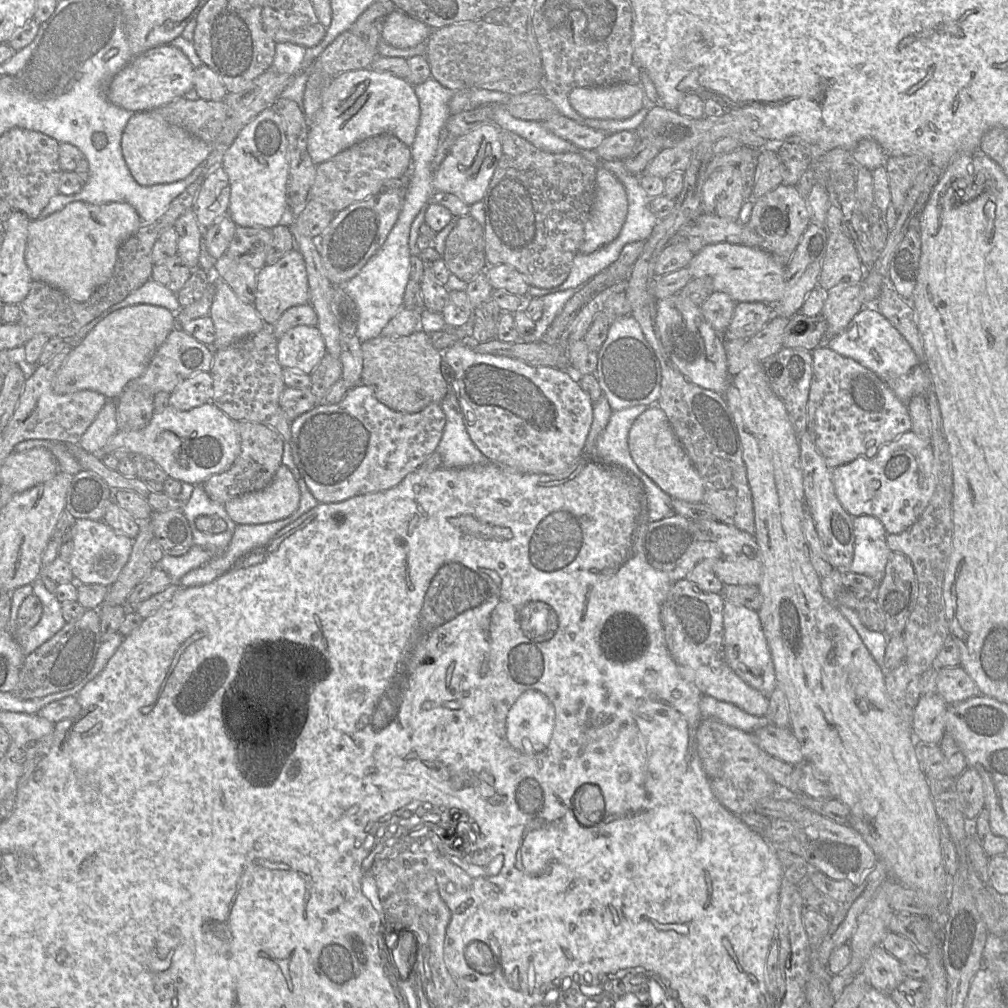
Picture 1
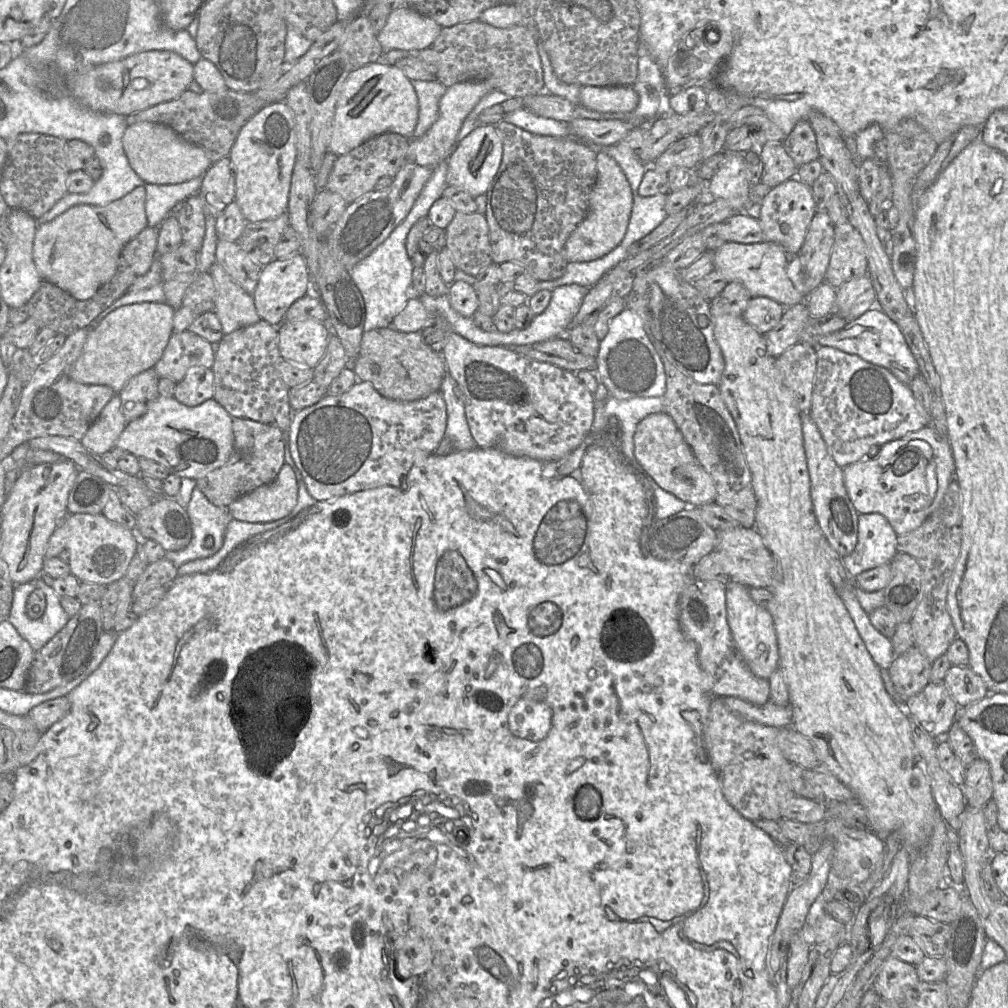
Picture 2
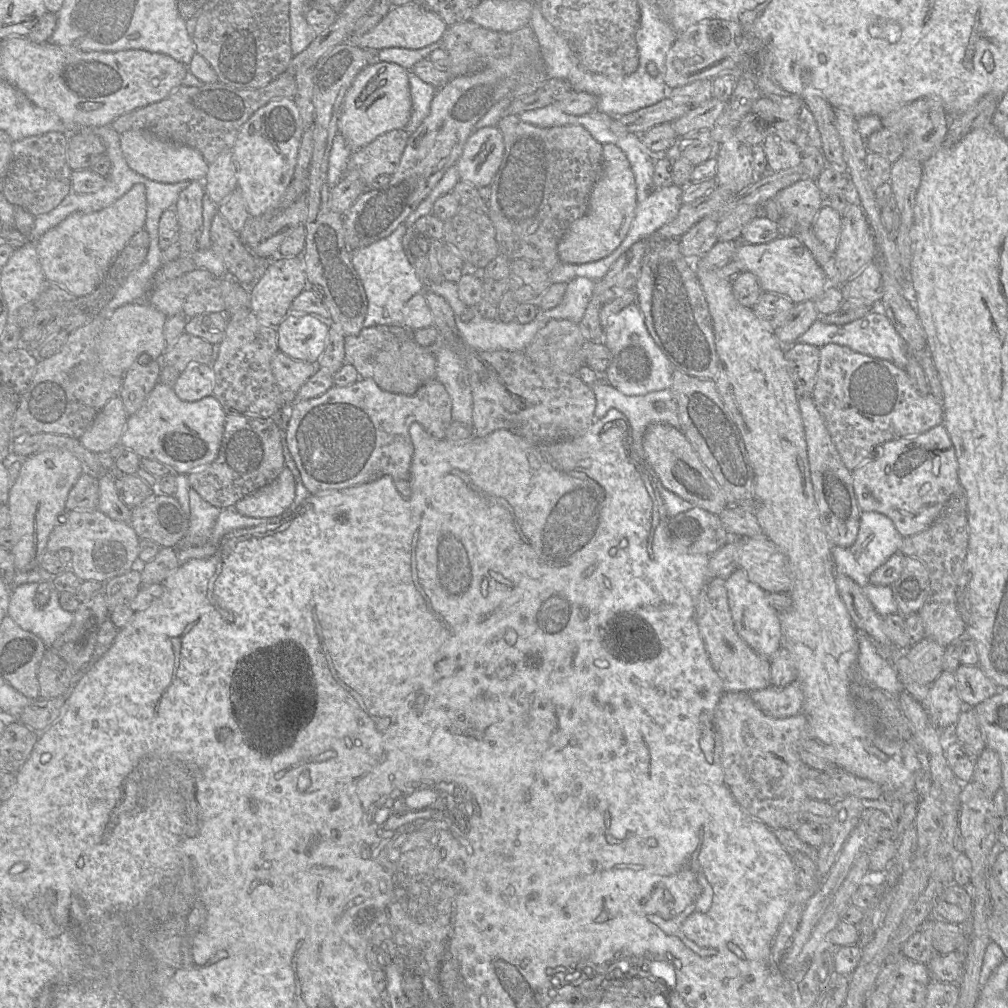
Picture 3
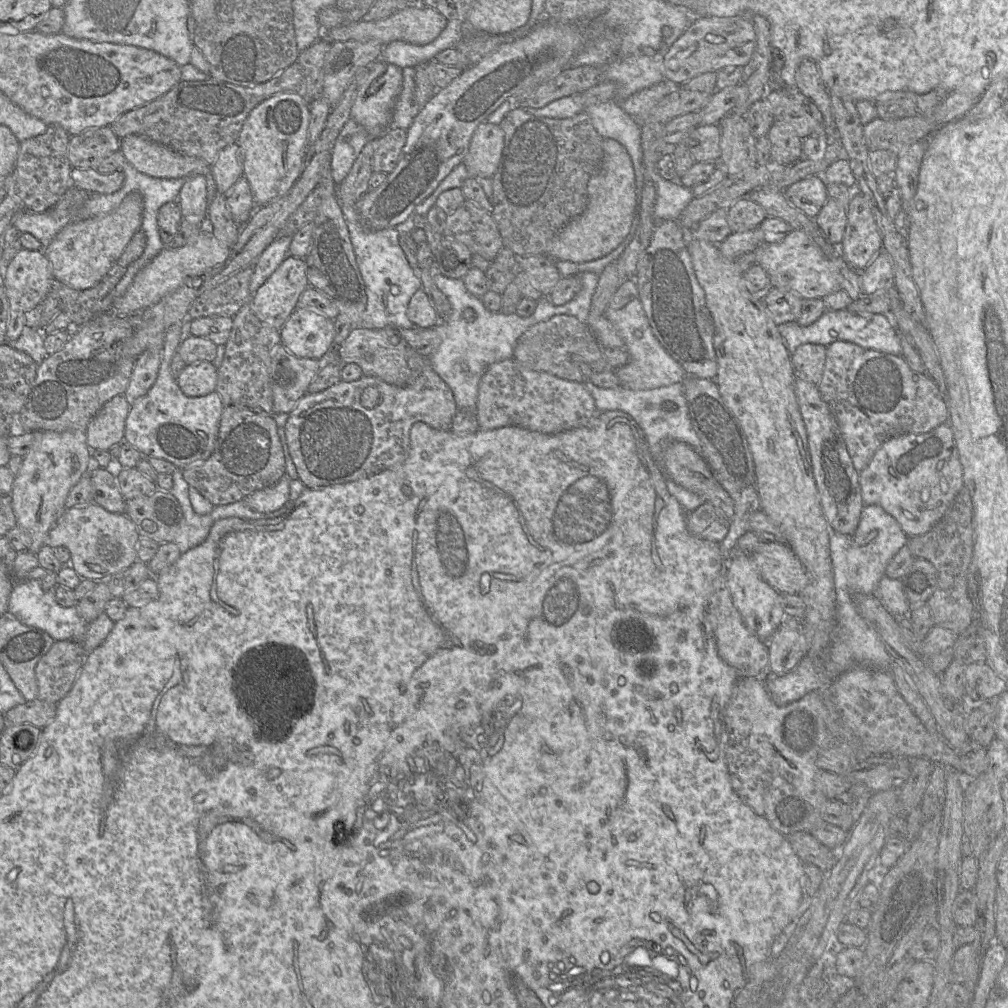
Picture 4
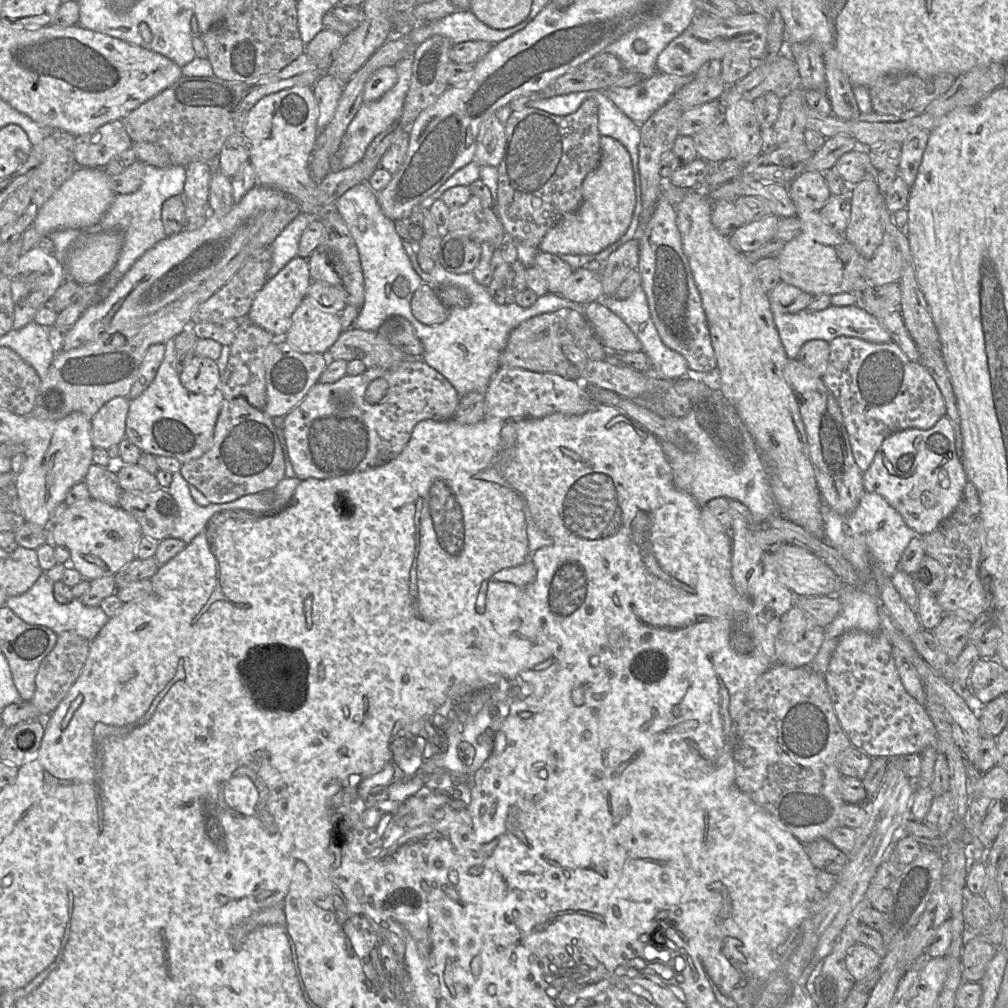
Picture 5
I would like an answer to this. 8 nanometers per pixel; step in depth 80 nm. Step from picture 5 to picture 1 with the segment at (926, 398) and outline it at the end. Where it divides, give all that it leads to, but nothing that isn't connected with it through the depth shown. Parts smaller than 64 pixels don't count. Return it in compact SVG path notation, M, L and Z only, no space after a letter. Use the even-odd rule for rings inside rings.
M825 345L811 351L813 375L807 405L807 431L831 470L859 457L872 457L879 448L912 429L908 405L900 401L891 389L871 370L855 360L839 355Z

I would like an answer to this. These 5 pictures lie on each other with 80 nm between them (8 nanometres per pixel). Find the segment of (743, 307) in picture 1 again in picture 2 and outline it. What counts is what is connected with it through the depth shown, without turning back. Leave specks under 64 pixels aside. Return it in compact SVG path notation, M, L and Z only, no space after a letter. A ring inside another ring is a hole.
M752 297L742 318L758 333L764 335L781 320L785 307L767 297Z

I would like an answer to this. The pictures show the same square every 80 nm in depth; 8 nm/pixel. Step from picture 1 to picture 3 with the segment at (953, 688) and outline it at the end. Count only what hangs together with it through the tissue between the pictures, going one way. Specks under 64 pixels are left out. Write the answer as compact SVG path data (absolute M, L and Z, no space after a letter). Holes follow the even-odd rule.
M960 665L955 671L954 675L956 678L956 685L957 685L957 691L960 699L962 702L965 702L971 706L975 706L984 700L994 696L1000 689L1006 689L1006 688L1000 688L996 683L994 683L989 677L985 675L985 673L982 671L982 669L979 666L967 666L967 665Z

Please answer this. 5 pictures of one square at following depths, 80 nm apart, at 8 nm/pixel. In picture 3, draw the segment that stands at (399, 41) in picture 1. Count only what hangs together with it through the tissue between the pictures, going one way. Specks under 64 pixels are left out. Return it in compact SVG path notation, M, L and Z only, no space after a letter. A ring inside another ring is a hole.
M411 2L392 8L372 30L362 35L351 35L346 42L376 52L391 47L419 49L440 41L447 27L439 15Z

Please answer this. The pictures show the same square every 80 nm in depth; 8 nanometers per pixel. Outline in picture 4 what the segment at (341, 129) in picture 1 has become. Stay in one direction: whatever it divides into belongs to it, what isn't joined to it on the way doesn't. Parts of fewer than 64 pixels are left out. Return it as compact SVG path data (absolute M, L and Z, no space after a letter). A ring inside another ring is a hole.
M383 60L372 63L363 76L355 101L351 108L350 118L361 125L371 138L381 137L390 125L394 107L403 85L402 69Z

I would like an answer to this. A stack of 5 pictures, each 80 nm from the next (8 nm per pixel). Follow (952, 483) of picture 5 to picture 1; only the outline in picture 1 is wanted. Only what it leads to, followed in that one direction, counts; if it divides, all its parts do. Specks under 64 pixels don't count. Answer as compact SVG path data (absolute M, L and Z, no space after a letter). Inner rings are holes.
M911 430L882 445L871 458L859 457L832 469L835 494L845 511L853 517L868 515L877 518L887 534L900 534L918 520L936 491L937 477L937 464L931 440L923 440Z

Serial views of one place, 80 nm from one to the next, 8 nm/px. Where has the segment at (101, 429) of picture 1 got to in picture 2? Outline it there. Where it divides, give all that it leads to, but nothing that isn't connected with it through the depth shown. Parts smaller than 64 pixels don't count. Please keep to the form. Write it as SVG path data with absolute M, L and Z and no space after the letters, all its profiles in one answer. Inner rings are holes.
M115 394L105 405L96 421L81 439L81 444L91 452L102 455L111 451L126 427L119 394Z

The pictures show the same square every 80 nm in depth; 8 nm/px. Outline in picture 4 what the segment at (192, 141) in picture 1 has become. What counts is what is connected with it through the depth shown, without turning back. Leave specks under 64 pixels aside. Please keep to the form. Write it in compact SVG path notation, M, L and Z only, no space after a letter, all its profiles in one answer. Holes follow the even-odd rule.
M136 134L120 139L120 151L139 172L156 178L206 176L211 167L200 158L181 154Z

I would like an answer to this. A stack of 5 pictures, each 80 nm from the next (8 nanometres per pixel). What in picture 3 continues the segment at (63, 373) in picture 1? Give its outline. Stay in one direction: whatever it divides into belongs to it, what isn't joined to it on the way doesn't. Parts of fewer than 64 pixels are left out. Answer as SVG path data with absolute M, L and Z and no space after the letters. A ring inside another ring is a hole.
M136 301L117 308L106 318L97 339L97 352L103 368L114 376L123 377L141 354L160 359L166 350L164 325L167 316L148 301Z

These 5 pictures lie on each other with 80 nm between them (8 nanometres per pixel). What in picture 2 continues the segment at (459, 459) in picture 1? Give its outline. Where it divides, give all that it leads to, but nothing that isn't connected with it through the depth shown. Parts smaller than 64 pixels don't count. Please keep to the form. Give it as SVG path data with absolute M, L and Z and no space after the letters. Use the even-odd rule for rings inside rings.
M446 372L440 389L447 407L446 437L454 442L455 451L476 448L465 413L462 392L449 372Z

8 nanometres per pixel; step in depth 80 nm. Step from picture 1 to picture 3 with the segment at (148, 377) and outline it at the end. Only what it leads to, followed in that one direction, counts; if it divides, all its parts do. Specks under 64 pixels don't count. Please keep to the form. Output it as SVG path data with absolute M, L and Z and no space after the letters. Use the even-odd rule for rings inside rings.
M184 332L172 348L167 348L160 361L180 373L193 364L212 363L213 344L203 338Z

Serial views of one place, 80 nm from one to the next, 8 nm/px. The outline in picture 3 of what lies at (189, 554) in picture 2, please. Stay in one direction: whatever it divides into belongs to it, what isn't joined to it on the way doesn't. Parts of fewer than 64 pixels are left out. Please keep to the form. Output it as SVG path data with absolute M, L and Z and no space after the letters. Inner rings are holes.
M191 486L189 489L189 506L189 528L185 537L178 543L177 546L173 547L176 553L177 549L180 547L200 546L205 544L221 512L221 509L205 501Z

